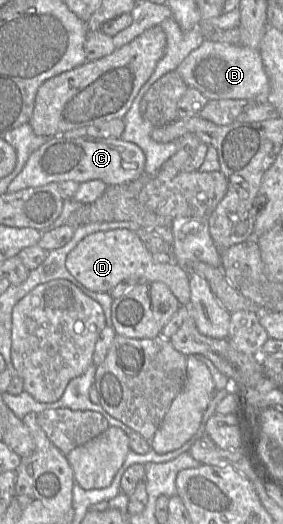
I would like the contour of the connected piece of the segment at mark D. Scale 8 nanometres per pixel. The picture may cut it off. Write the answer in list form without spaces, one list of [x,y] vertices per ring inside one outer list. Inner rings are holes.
[[[129,229],[98,231],[86,236],[67,255],[66,268],[78,281],[94,292],[110,292],[120,282],[135,278],[140,281],[163,282],[180,305],[190,304],[188,271],[175,261],[156,262],[137,233]]]

